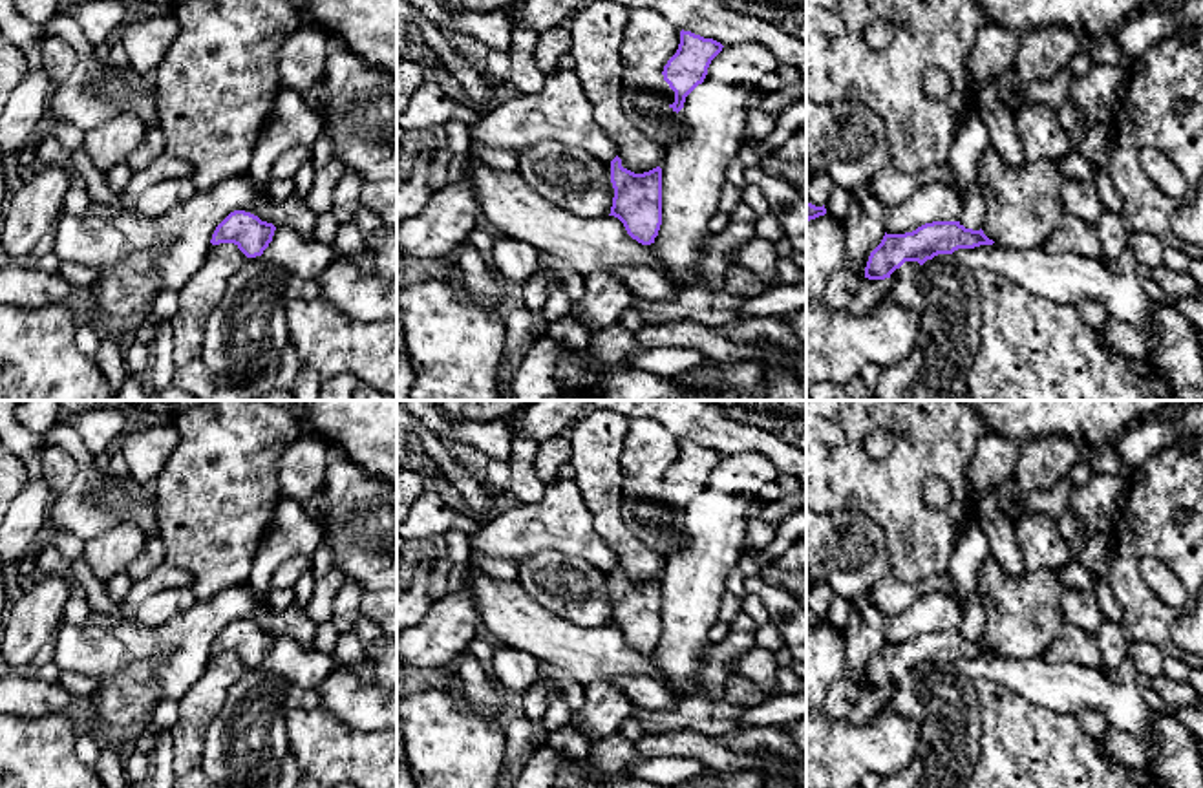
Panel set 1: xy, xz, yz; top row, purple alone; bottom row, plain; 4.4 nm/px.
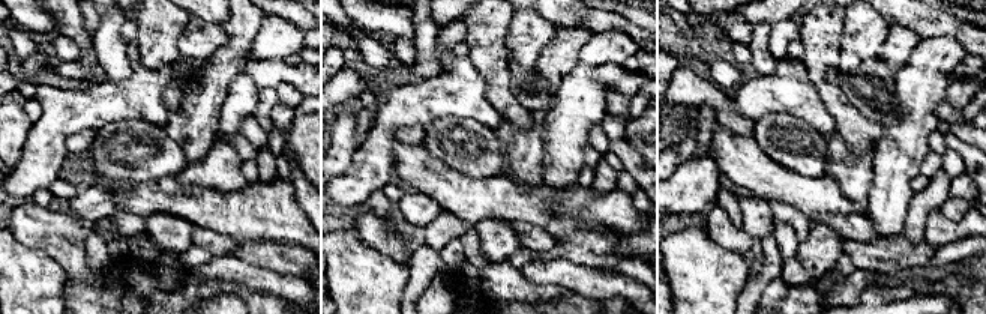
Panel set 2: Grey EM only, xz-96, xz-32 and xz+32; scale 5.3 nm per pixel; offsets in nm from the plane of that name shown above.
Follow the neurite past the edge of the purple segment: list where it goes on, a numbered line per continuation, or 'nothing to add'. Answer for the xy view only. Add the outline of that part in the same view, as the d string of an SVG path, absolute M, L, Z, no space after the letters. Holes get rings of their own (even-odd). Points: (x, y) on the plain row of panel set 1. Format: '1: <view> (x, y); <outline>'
nothing to add

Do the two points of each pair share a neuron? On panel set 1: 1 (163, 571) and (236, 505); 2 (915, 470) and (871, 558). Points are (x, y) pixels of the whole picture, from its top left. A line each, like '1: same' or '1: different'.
1: different
2: different

